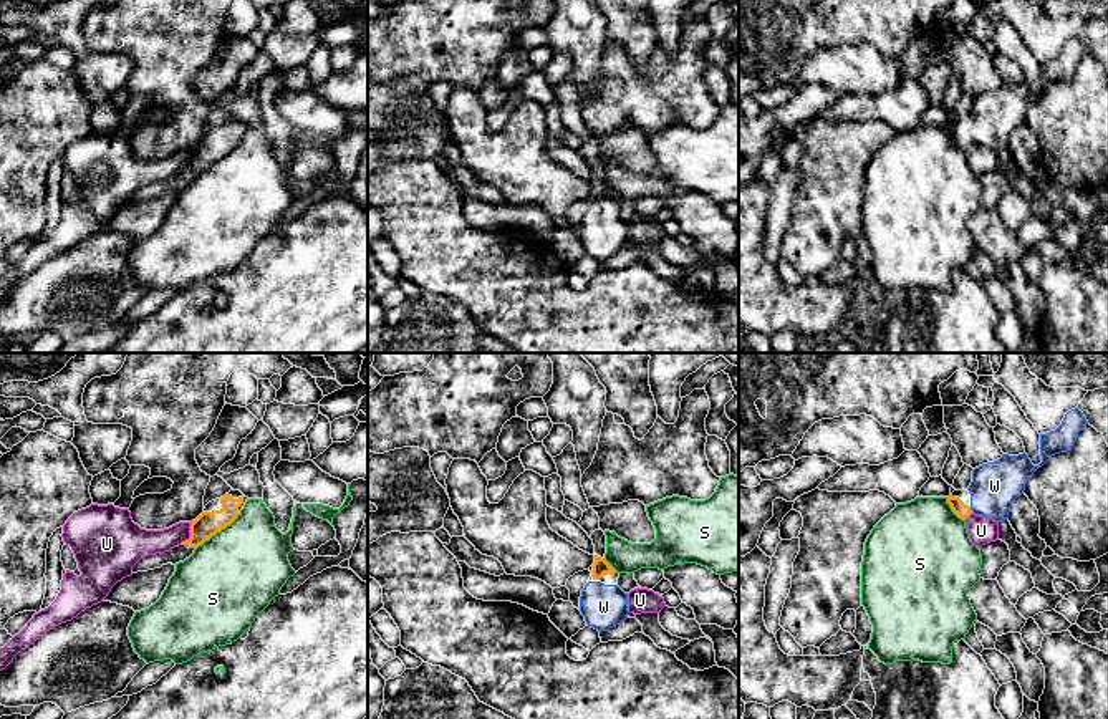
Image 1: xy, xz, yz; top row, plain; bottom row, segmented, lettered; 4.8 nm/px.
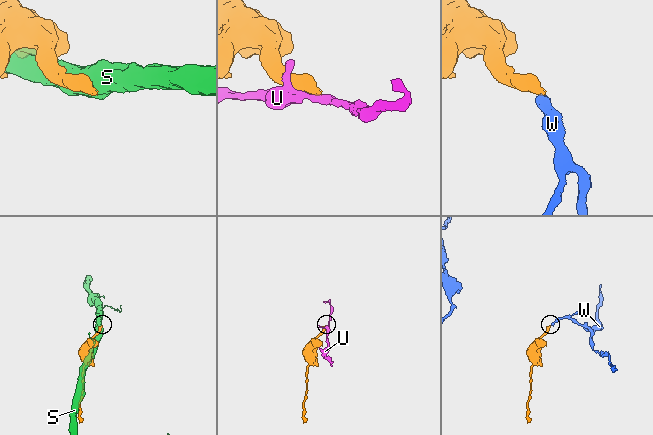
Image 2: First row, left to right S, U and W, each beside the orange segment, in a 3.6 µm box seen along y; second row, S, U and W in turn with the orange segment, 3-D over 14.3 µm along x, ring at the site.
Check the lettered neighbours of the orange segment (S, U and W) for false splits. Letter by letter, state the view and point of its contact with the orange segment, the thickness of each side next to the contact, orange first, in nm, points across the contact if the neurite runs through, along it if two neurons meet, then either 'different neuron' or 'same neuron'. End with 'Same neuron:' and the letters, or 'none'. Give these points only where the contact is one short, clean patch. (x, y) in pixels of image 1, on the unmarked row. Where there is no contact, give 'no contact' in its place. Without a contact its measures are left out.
S: meets orange in xy at (217, 159); 120 nm thick on the orange side, 440 nm on the other; different neuron
U: meets orange in xy at (191, 166); 120 nm thick on the orange side, 140 nm on the other; different neuron
W: meets orange in yz at (971, 139); 70 nm thick on the orange side, 220 nm on the other; runs through yz (963, 139), (971, 139), (994, 115); same neuron
Same neuron: W

